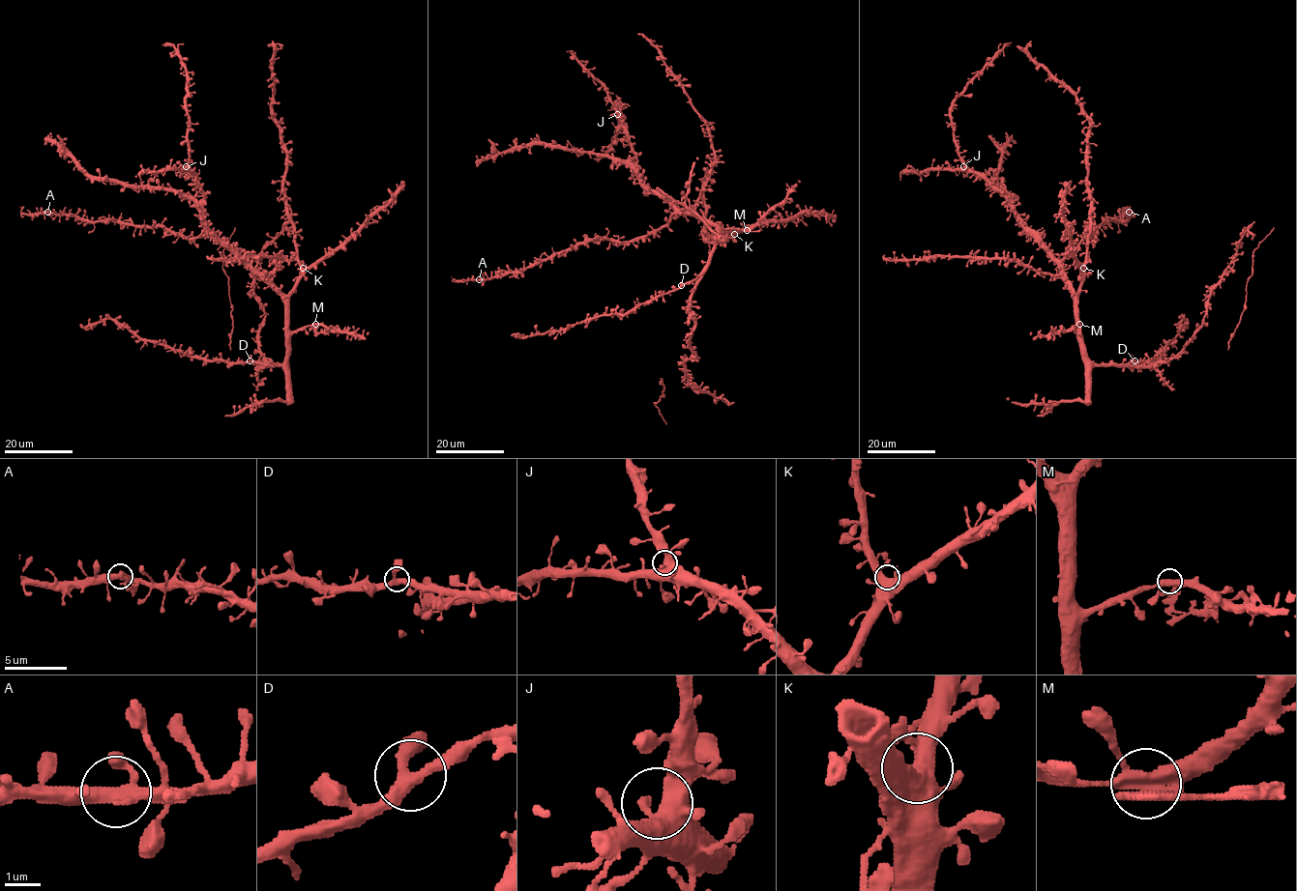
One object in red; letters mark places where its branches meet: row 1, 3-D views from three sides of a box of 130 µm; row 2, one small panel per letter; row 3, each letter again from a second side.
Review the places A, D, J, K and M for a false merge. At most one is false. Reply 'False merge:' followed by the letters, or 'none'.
False merge: M

